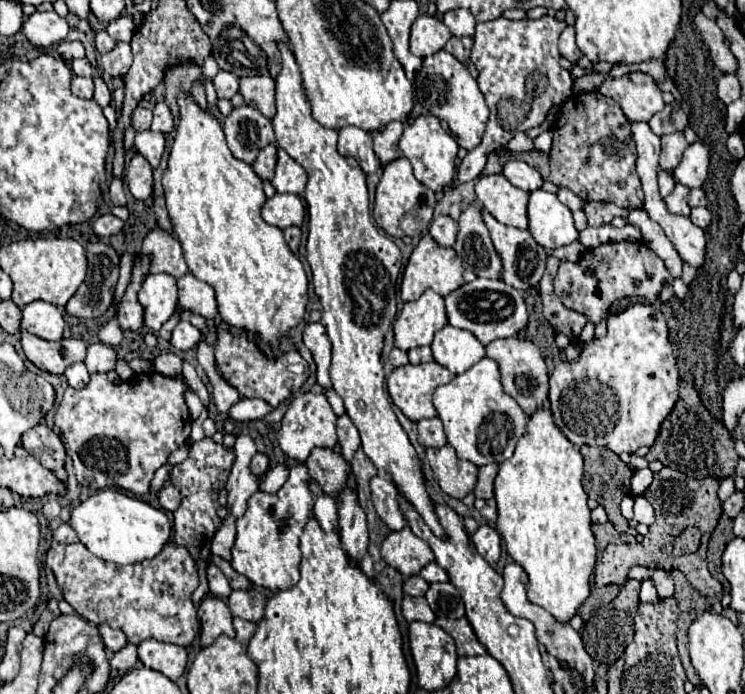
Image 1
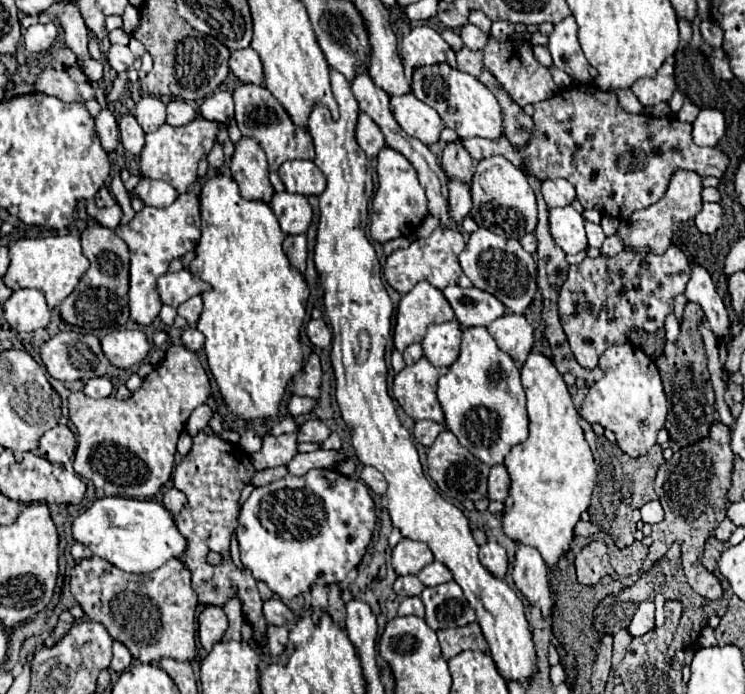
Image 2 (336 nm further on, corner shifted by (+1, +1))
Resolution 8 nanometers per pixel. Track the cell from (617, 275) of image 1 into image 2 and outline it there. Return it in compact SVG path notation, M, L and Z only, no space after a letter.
M669 245L669 249L661 255L651 251L625 249L615 257L599 257L599 259L587 257L581 265L571 265L569 277L561 285L559 293L559 317L565 335L569 339L571 351L579 361L579 365L595 369L601 351L605 351L605 347L613 343L625 343L629 329L643 329L651 333L663 327L665 317L673 311L673 297L685 291L685 285L689 281L689 271L691 265L685 253L675 245Z

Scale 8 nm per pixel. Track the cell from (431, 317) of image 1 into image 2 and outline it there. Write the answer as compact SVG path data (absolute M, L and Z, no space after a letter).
M427 281L417 283L399 301L393 331L395 349L403 351L411 343L421 343L429 325L445 323L451 319L453 309L449 307L449 301L443 297L443 293Z

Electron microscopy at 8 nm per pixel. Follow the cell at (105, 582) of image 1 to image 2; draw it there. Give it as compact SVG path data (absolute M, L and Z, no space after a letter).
M101 557L79 559L71 569L71 593L91 621L107 627L109 635L131 651L141 663L153 663L163 657L193 661L195 645L195 609L197 593L191 589L191 571L179 561L169 559L163 567L139 575L125 573Z

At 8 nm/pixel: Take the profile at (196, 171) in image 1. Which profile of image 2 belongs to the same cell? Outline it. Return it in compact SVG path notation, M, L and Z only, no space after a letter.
M221 171L213 177L205 177L199 193L199 209L201 239L195 249L195 259L187 269L211 285L211 291L201 293L205 309L197 323L197 329L205 335L209 369L231 411L243 419L271 419L279 411L289 379L303 367L299 331L305 317L309 285L283 253L281 245L287 235L281 231L271 207L265 201L243 199L233 177L227 177Z

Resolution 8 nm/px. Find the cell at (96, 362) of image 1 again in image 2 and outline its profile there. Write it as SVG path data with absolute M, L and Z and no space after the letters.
M137 329L113 331L101 339L101 347L107 361L117 369L129 369L135 363L141 363L149 353L145 333Z

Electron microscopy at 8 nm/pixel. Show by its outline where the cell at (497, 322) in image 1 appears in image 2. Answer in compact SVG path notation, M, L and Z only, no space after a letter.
M453 285L443 293L463 327L487 327L491 321L505 315L505 305L495 295L483 289L463 289L459 285Z

